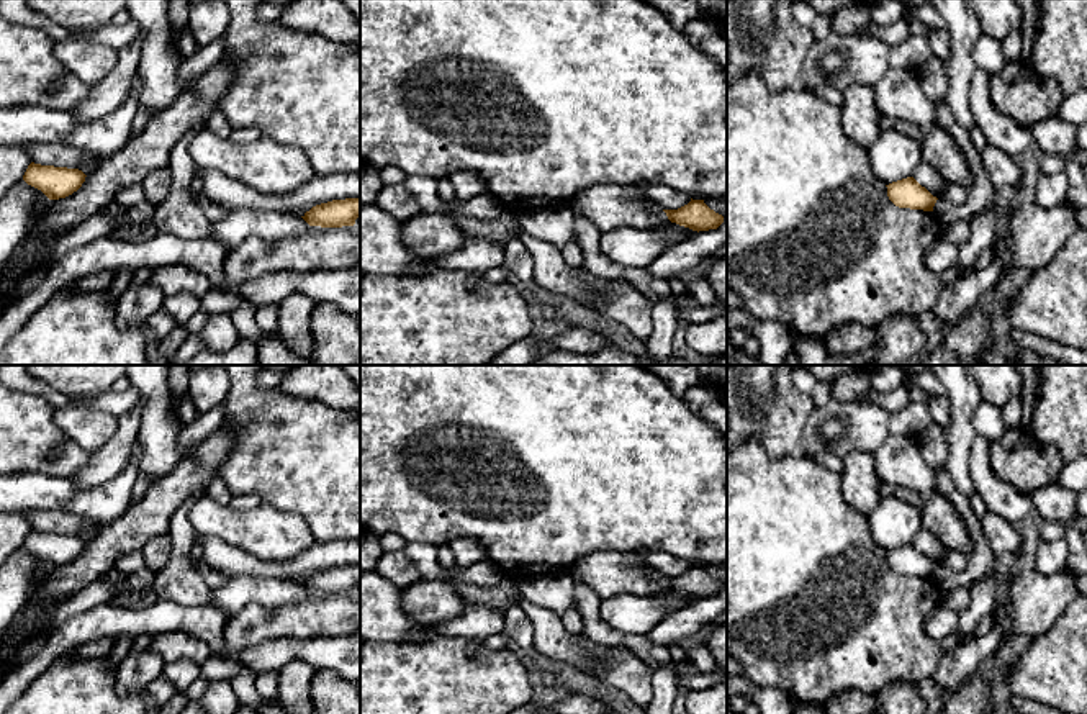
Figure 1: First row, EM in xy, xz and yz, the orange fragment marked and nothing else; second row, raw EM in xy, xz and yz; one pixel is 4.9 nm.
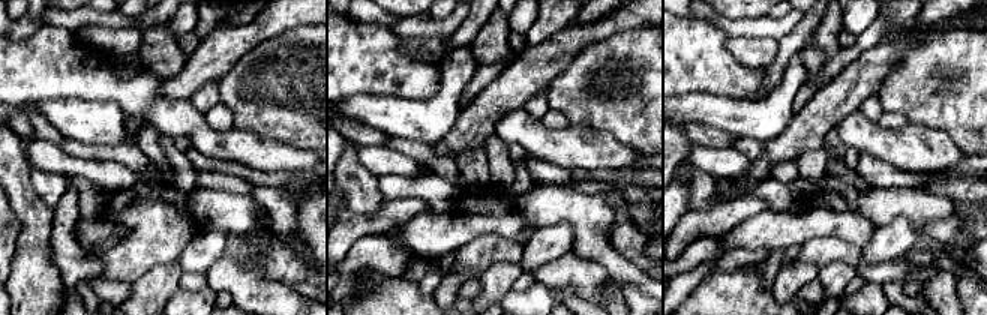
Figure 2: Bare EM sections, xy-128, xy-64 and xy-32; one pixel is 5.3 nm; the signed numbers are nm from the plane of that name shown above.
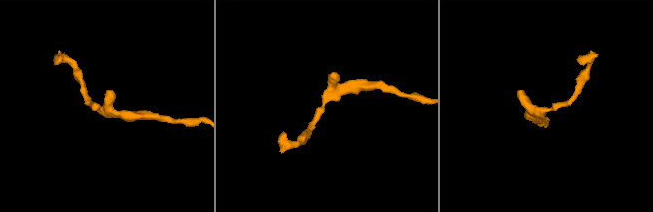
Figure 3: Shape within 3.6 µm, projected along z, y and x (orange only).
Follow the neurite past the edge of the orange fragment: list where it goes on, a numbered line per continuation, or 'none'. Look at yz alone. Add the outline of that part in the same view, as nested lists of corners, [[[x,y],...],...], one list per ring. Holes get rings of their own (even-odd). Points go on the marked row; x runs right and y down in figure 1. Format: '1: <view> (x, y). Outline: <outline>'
none

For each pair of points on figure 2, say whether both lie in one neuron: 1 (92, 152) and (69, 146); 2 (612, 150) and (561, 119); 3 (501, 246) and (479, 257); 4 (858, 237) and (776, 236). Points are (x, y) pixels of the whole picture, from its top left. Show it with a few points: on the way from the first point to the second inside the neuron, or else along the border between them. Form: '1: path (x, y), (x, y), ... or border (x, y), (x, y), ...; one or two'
1: path (86, 152), (75, 149); one
2: border (540, 120), (549, 128), (566, 128), (570, 123); two
3: path (495, 248), (485, 251); one
4: path (837, 225), (797, 227); one

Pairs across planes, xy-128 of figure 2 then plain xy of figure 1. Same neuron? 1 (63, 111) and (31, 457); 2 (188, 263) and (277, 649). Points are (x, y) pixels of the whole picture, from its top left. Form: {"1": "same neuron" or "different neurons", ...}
{"1": "different neurons", "2": "different neurons"}

